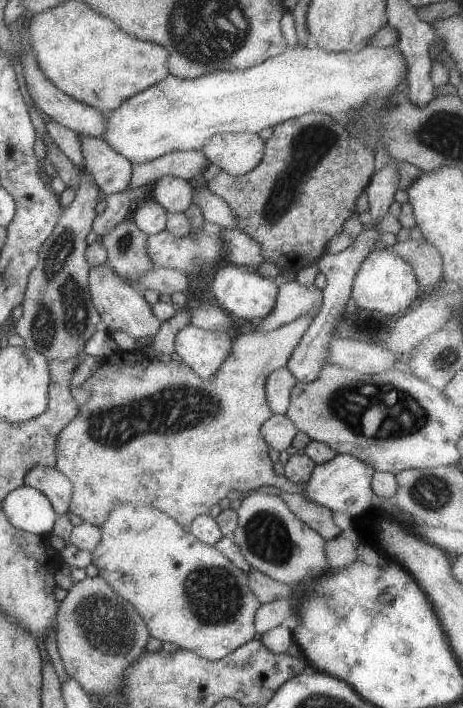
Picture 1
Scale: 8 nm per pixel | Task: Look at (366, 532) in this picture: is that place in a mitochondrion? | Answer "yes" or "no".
no

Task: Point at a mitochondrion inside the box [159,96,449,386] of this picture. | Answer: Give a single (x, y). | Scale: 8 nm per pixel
(310, 144)

